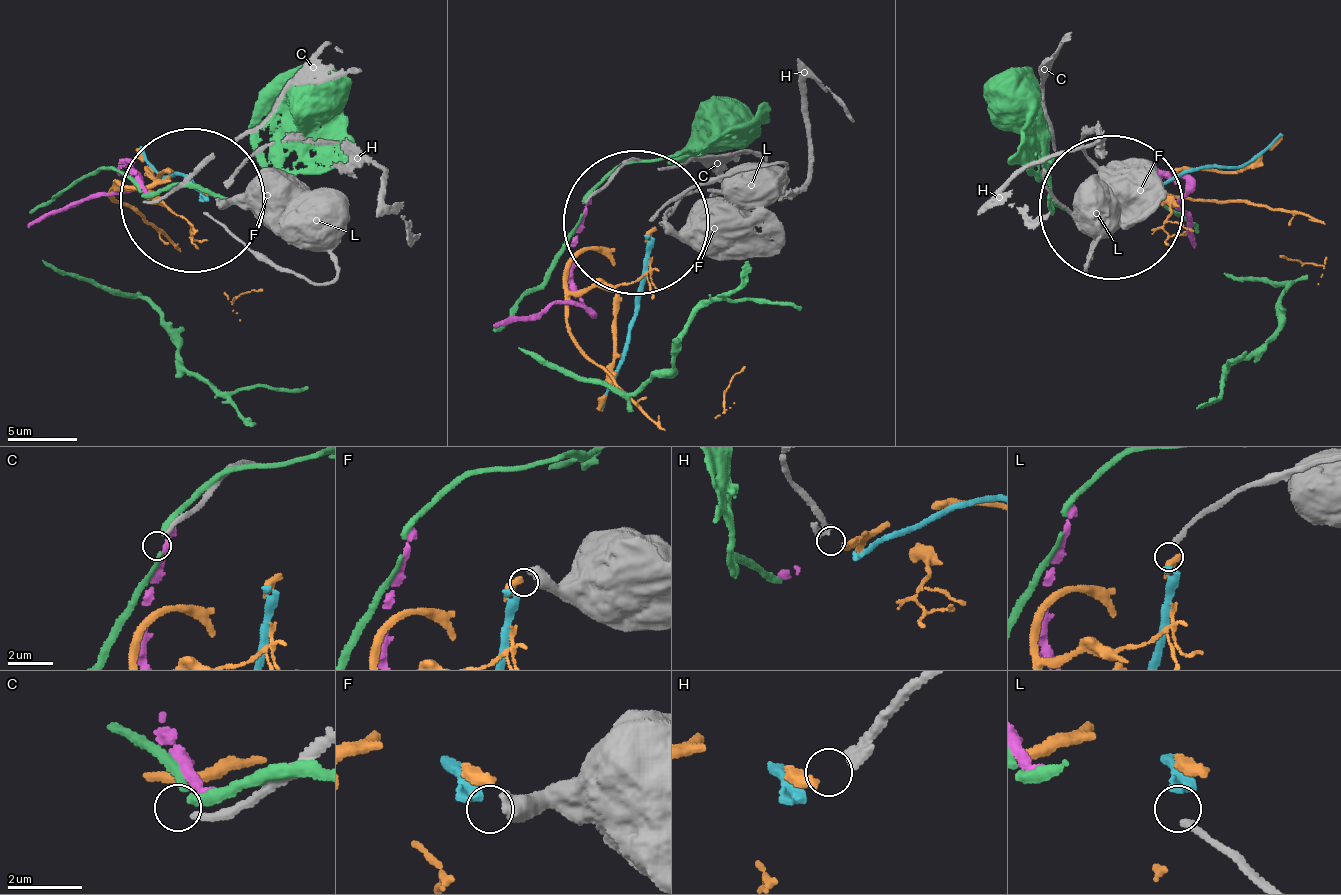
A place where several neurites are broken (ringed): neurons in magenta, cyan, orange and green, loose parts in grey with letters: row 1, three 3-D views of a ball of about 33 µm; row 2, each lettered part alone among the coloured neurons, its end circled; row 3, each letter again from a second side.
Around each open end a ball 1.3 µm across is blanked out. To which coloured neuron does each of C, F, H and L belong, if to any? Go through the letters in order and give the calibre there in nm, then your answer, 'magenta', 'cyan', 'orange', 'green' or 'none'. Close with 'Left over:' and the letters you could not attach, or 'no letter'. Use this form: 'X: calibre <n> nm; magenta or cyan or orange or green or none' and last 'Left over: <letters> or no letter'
C: calibre 200 nm; none
F: calibre 650 nm; cyan
H: calibre 340 nm; orange
L: calibre 240 nm; none
Left over: C, L

